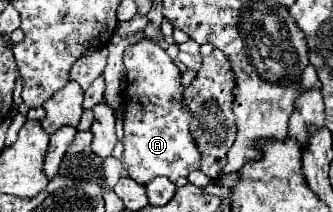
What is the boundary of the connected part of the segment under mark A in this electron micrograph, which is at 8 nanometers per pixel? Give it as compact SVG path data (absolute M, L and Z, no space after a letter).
M141 39L131 43L123 61L127 67L125 87L125 119L123 119L123 155L121 163L129 171L129 177L141 185L147 185L153 177L169 177L173 183L179 177L187 177L199 169L201 153L189 135L189 111L181 107L181 75L165 49L153 39Z

